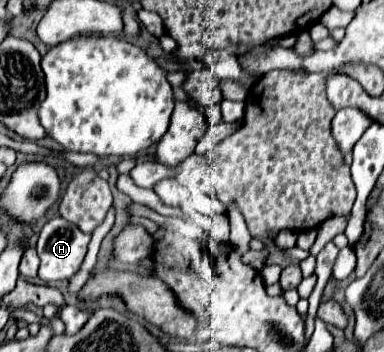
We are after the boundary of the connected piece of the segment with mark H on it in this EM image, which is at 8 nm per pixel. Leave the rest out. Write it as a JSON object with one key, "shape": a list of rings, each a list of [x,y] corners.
{"shape":[[[61,216],[49,220],[37,240],[37,256],[41,258],[39,278],[43,282],[69,280],[79,270],[89,240],[91,234],[81,232]]]}

